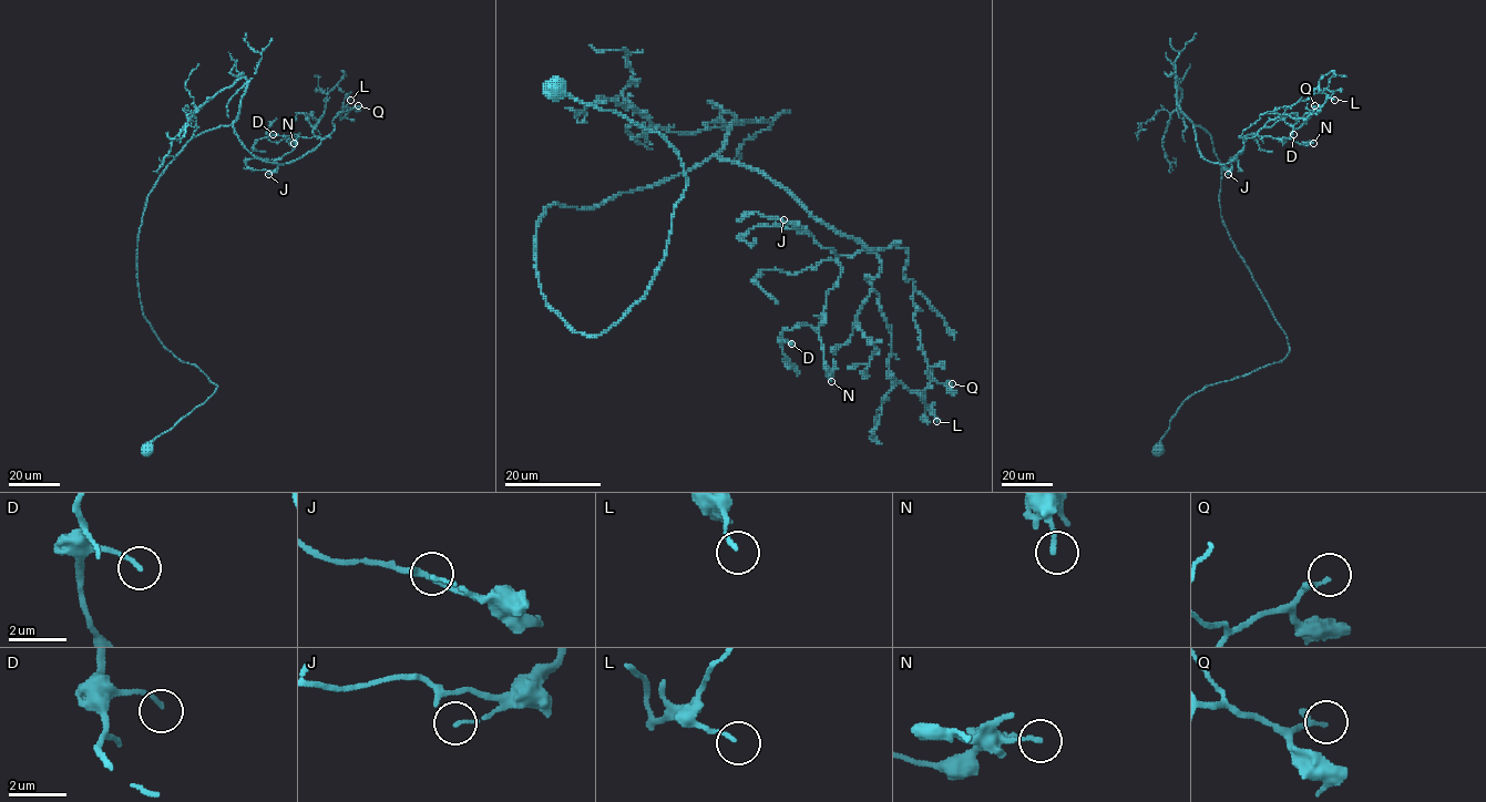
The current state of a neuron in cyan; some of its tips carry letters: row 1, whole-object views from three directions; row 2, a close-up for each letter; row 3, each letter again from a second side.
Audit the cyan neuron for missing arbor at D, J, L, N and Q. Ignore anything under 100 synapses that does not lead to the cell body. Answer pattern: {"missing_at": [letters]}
{"missing_at": []}

